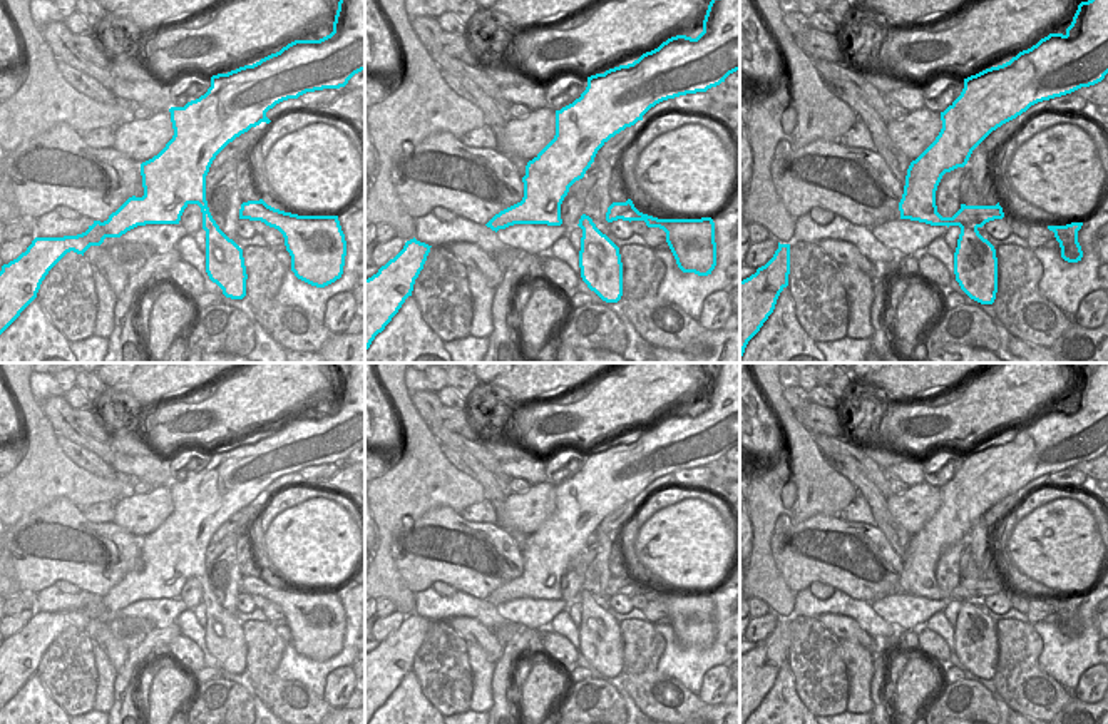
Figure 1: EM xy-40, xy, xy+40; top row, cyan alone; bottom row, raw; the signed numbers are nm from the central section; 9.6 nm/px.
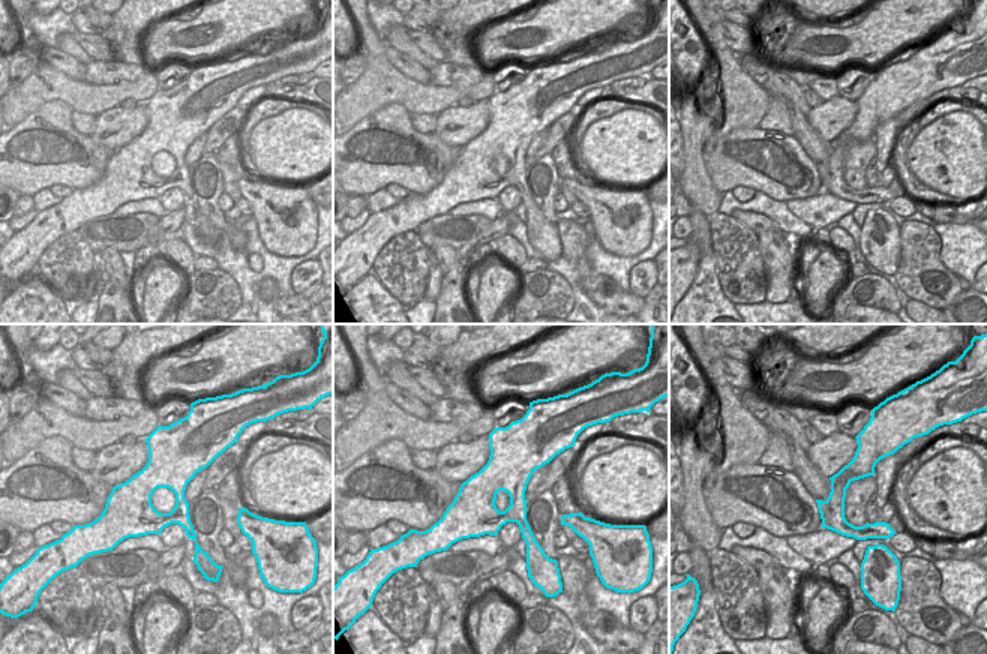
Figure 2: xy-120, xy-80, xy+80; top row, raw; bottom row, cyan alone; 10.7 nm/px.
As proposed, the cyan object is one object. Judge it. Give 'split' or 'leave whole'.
leave whole

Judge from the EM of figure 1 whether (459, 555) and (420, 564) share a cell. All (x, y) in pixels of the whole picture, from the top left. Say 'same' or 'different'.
same

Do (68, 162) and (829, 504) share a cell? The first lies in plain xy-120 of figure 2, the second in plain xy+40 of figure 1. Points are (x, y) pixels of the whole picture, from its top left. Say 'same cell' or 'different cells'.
different cells

